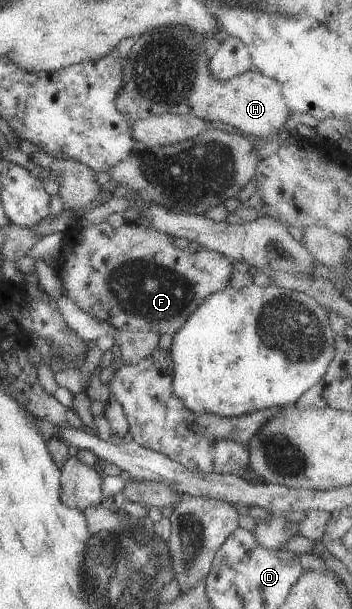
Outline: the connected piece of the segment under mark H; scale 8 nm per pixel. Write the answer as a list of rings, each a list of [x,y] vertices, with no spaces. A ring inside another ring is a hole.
[[[185,25],[160,26],[135,38],[127,58],[122,59],[123,84],[117,93],[117,110],[130,123],[134,123],[137,119],[146,119],[165,113],[193,115],[217,125],[226,125],[241,130],[243,134],[252,134],[261,138],[269,138],[269,140],[277,139],[277,130],[283,128],[291,115],[280,84],[257,70],[245,71],[239,76],[224,81],[216,79],[210,68],[205,66],[207,54],[201,50],[197,52],[197,46],[199,46],[197,42],[199,38]],[[185,60],[195,60],[193,66],[189,68],[191,72],[185,72]]]

